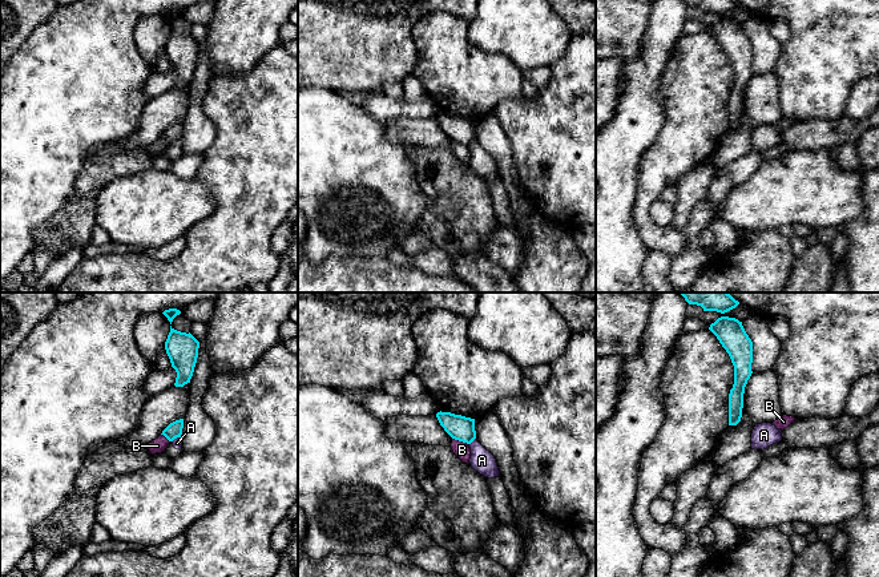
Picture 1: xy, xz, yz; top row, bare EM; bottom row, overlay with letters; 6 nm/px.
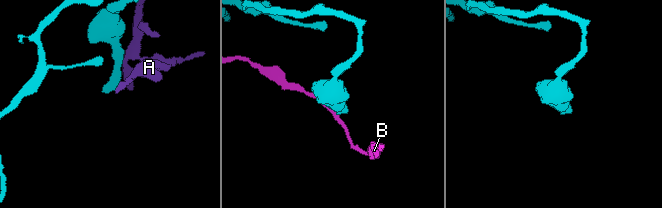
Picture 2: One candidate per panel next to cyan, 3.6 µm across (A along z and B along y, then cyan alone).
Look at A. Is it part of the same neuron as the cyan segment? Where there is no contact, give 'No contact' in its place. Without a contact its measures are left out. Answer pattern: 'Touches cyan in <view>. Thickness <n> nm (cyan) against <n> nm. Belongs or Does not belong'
Touches cyan in xz. Thickness 150 nm (cyan) against 140 nm. Does not belong

